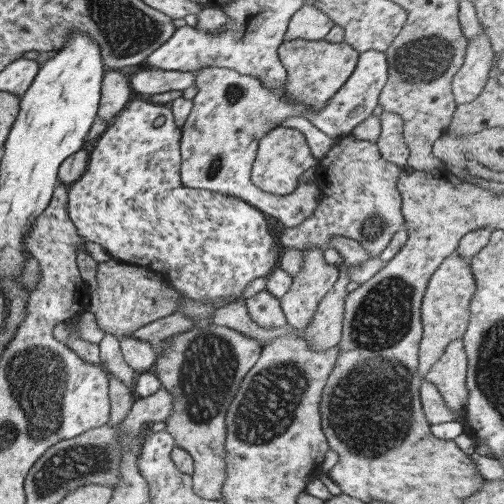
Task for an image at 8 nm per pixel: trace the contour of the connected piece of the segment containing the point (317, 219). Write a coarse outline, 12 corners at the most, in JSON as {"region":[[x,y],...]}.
{"region":[[402,117],[376,143],[354,133],[324,156],[321,200],[279,243],[295,254],[333,236],[376,258],[405,226],[410,170]]}

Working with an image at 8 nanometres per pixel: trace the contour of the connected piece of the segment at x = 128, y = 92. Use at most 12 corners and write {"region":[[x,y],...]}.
{"region":[[116,68],[101,84],[97,116],[111,122],[130,102],[133,88]]}

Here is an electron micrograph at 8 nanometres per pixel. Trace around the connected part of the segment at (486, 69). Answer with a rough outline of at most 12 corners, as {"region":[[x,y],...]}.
{"region":[[486,32],[468,40],[452,82],[456,106],[472,102],[490,76],[493,56]]}

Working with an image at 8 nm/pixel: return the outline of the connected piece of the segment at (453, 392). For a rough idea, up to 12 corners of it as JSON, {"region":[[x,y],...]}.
{"region":[[462,338],[450,342],[424,379],[463,424],[468,361]]}

